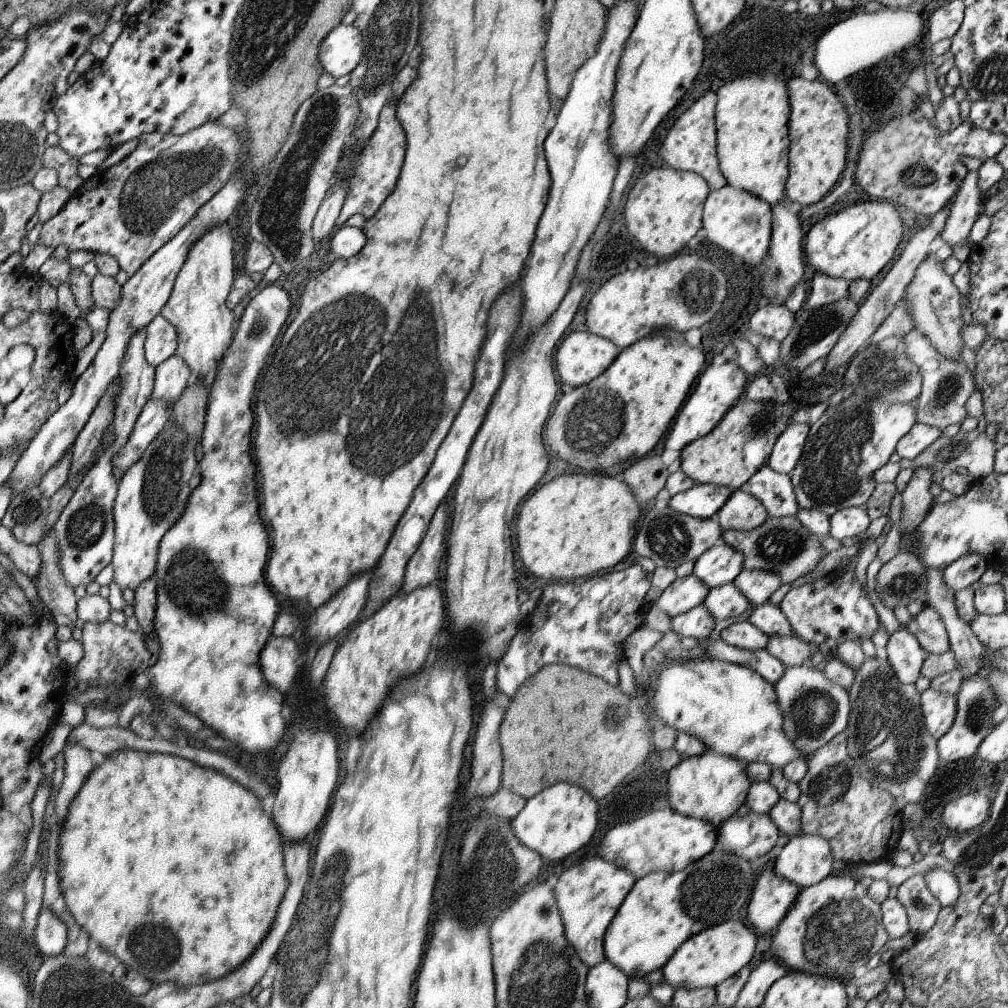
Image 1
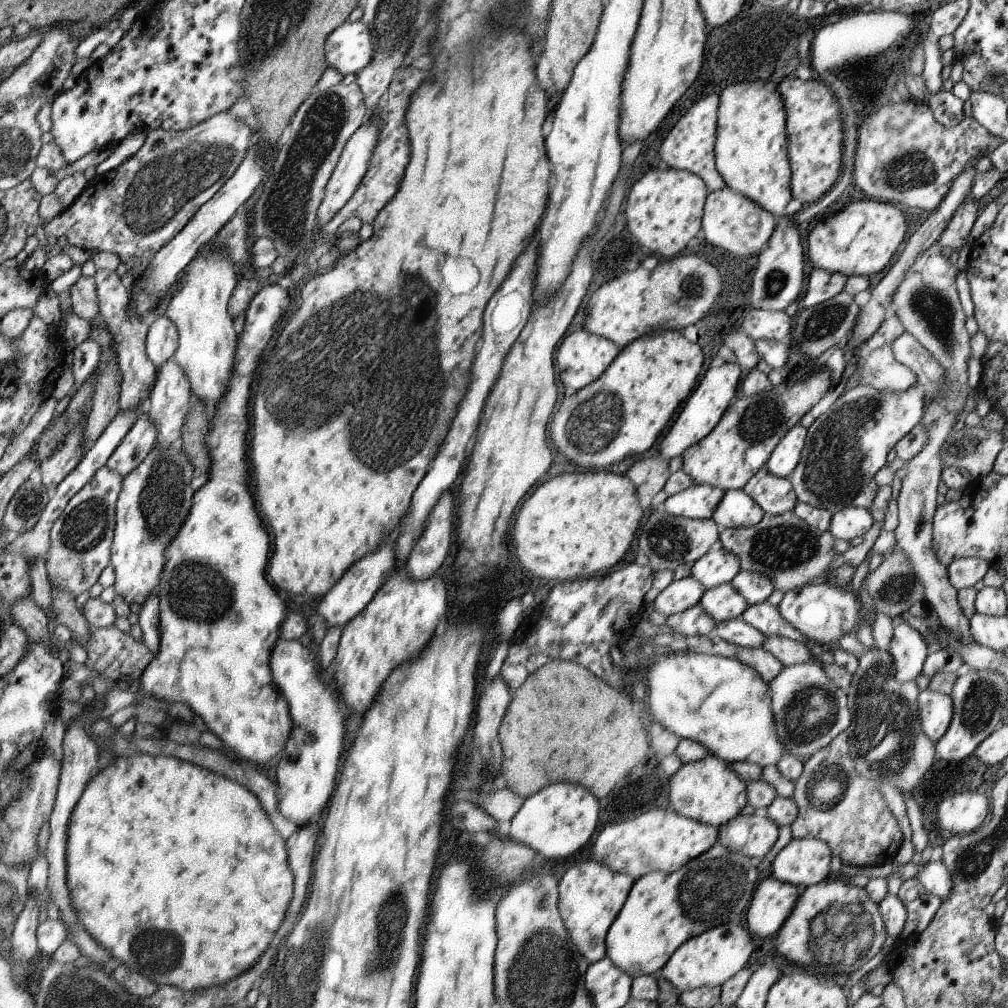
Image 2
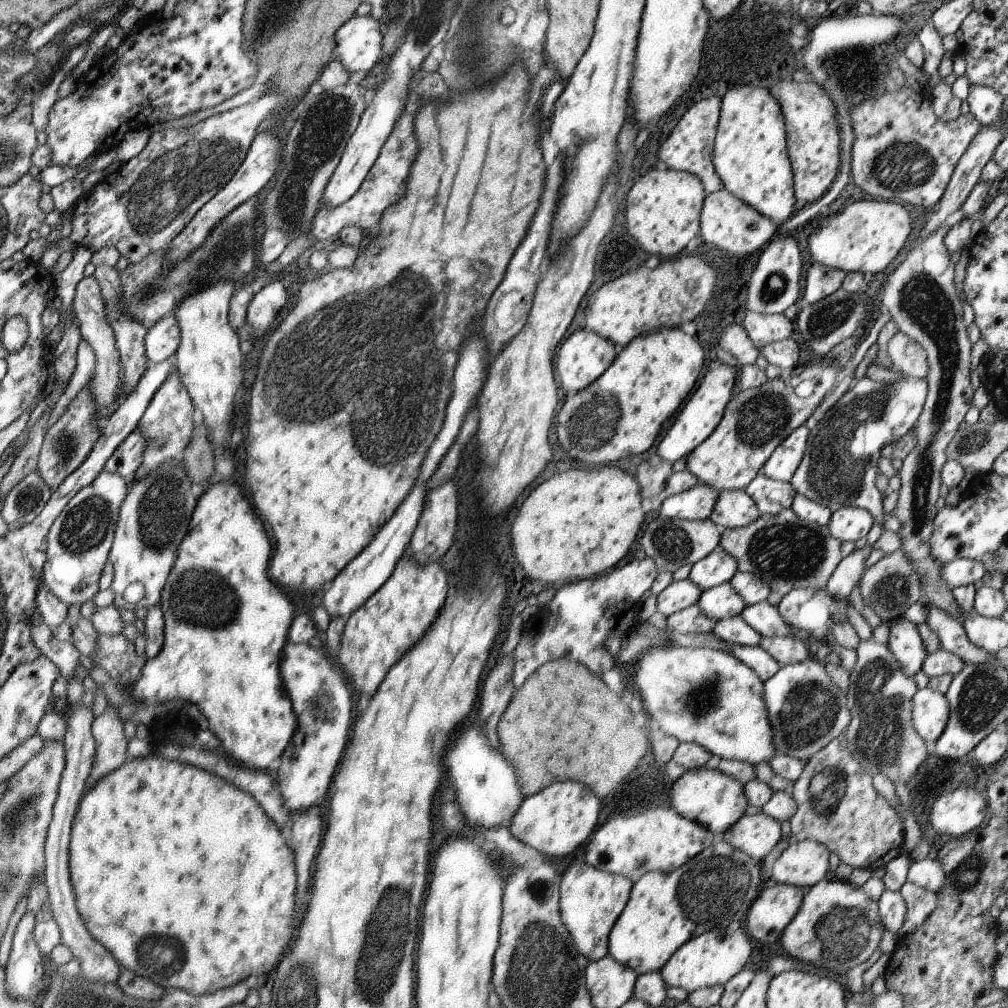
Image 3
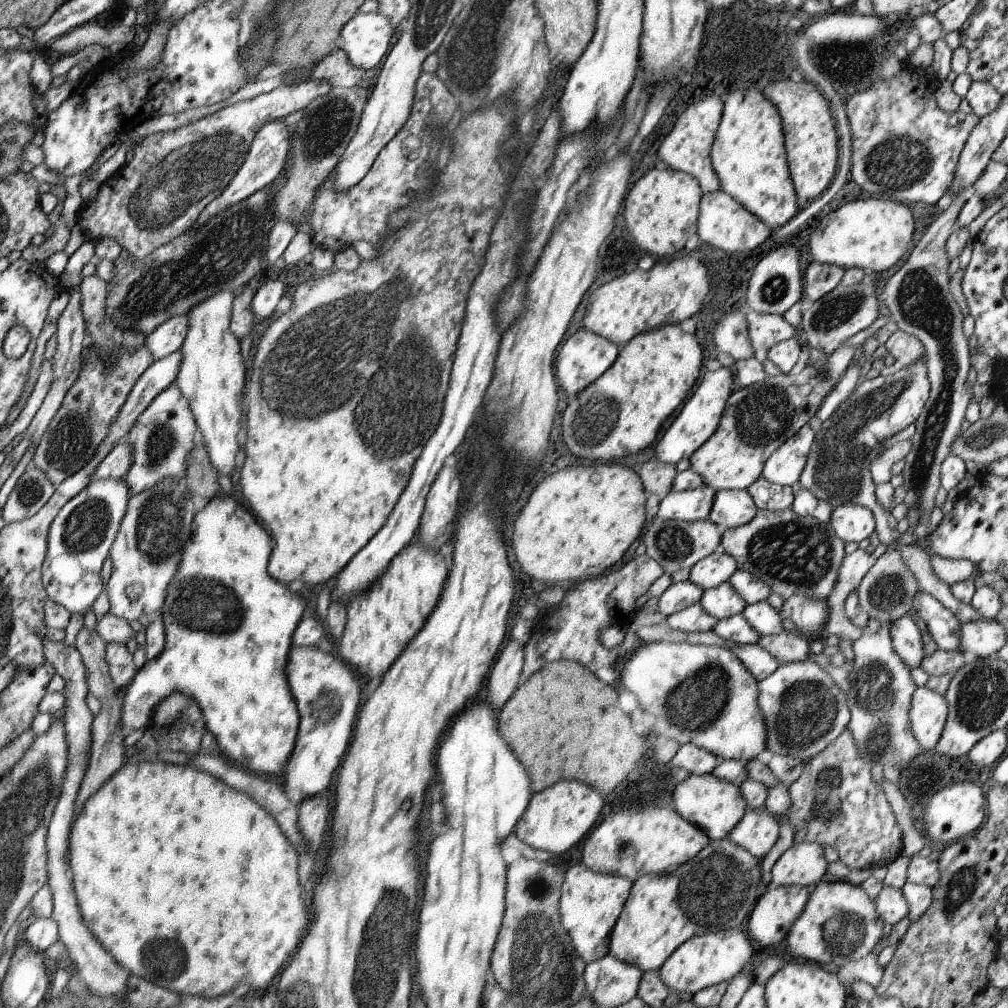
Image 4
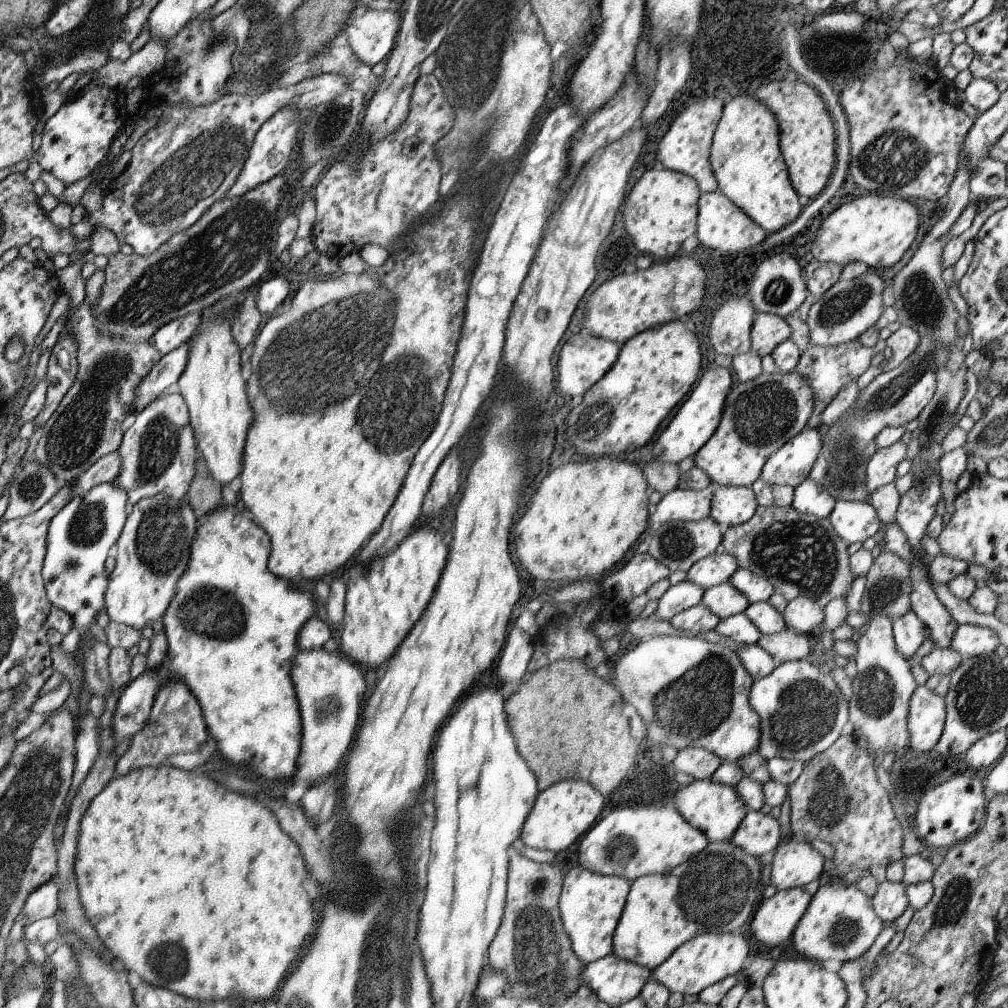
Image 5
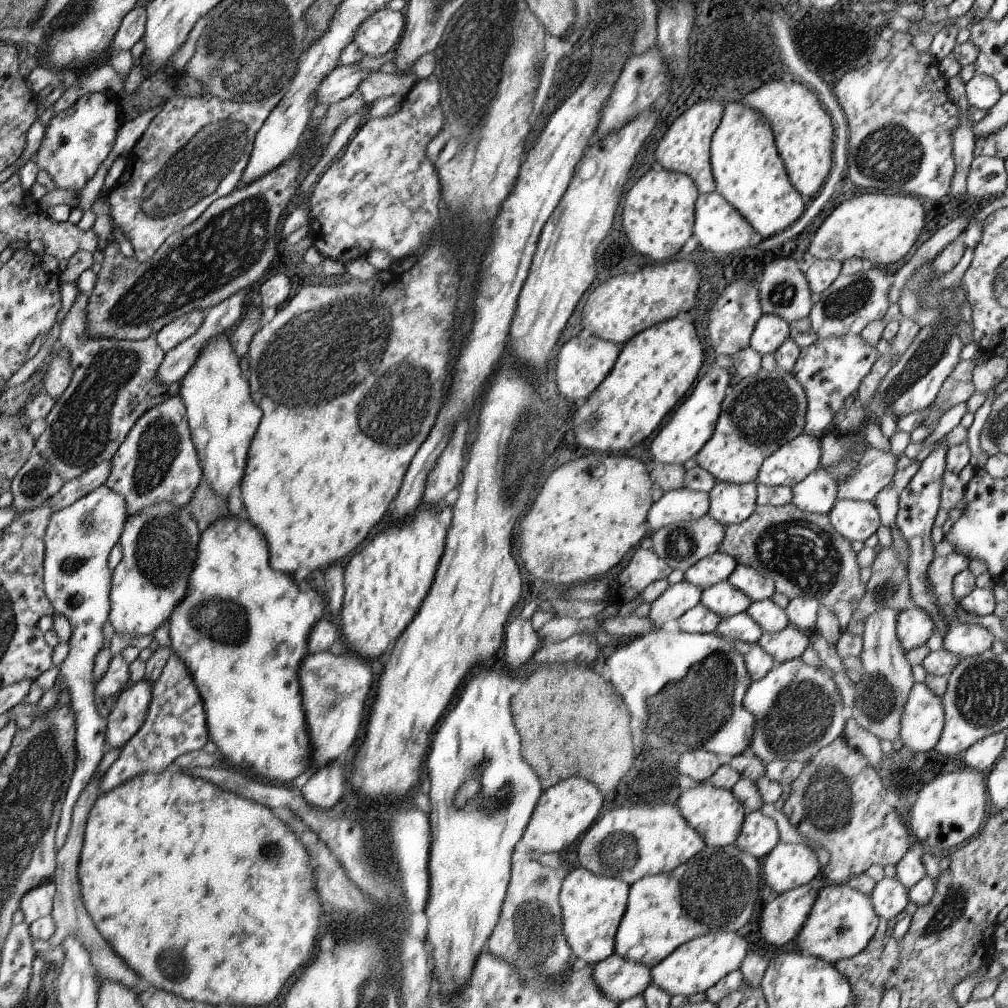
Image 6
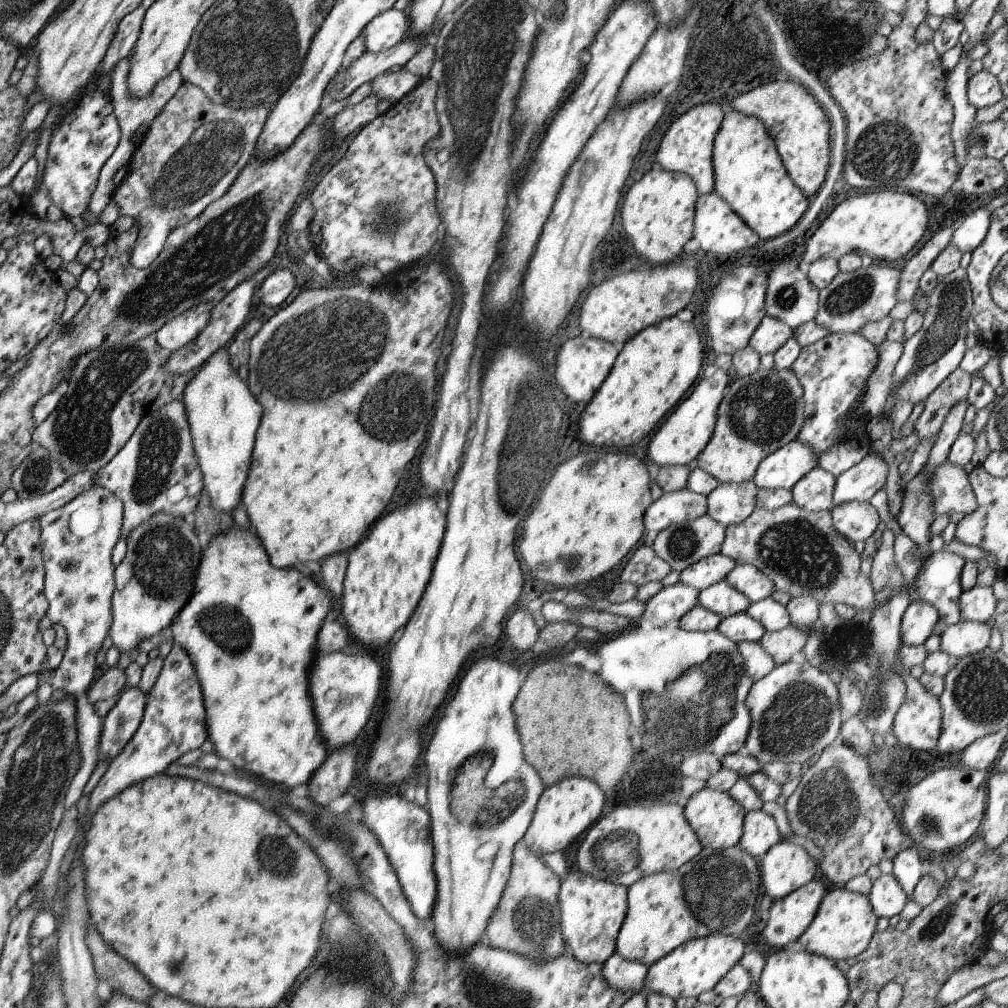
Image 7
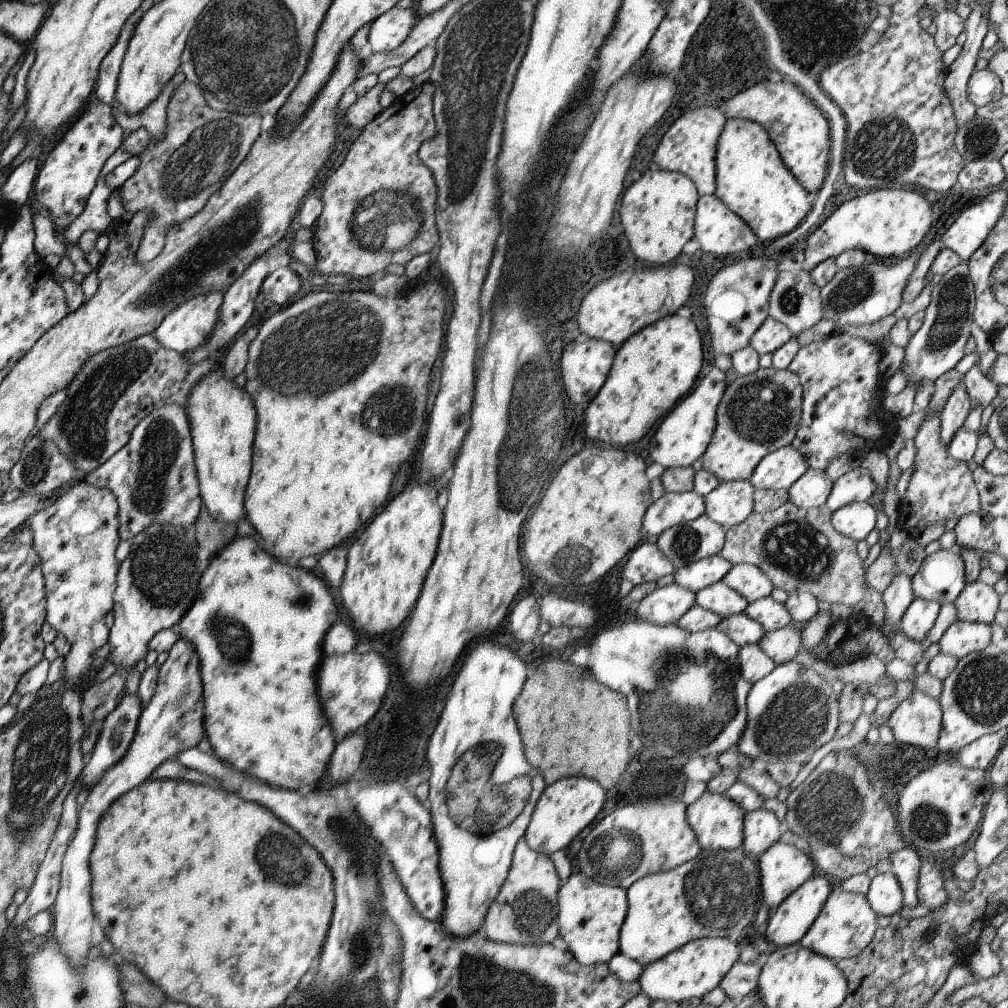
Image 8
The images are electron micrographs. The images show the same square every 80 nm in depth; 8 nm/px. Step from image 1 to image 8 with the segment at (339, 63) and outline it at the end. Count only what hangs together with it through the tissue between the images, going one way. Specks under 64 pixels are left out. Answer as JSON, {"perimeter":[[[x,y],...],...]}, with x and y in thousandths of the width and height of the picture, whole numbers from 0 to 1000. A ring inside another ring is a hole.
{"perimeter":[[[411,6],[406,9],[391,7],[384,10],[366,24],[364,49],[371,53],[395,49],[404,40],[415,20],[416,16]]]}

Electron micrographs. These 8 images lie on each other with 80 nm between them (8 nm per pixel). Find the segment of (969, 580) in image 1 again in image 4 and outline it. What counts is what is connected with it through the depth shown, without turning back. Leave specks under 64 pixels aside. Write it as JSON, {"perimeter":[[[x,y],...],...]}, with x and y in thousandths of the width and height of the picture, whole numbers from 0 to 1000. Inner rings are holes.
{"perimeter":[[[923,550],[923,556],[929,571],[940,581],[974,571],[974,566],[962,555],[938,555]]]}

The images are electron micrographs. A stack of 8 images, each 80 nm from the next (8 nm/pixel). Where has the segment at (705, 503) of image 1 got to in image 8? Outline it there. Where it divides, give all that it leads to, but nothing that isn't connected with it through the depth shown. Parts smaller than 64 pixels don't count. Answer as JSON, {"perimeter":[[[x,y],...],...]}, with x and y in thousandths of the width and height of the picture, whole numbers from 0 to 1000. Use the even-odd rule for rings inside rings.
{"perimeter":[[[691,488],[659,489],[639,509],[639,531],[654,532],[660,526],[684,519],[699,509],[699,493]]]}

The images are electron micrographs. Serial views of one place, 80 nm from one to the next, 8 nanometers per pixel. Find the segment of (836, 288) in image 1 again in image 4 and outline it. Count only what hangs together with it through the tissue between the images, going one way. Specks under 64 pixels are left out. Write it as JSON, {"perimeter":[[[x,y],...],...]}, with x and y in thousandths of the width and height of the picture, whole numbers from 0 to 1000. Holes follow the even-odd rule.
{"perimeter":[[[807,259],[798,270],[798,295],[810,300],[834,282],[838,267]]]}

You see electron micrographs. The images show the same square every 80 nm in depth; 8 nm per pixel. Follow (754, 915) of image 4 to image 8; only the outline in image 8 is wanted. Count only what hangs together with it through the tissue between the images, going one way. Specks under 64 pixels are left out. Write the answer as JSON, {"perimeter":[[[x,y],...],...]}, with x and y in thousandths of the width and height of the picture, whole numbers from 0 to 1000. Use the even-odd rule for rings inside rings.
{"perimeter":[[[820,869],[806,870],[797,878],[794,878],[794,881],[783,887],[782,891],[779,891],[768,903],[764,904],[760,919],[761,932],[771,939],[781,939],[792,936],[812,911],[819,892],[823,889],[827,880],[827,877]]]}

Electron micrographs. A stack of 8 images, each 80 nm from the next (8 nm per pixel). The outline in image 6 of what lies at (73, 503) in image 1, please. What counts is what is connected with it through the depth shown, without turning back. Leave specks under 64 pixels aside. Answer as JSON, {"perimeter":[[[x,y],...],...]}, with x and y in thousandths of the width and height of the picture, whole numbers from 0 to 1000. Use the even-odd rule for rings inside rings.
{"perimeter":[[[102,481],[75,496],[70,502],[57,505],[52,510],[50,521],[46,522],[43,551],[44,588],[54,603],[53,609],[65,611],[71,623],[67,635],[69,645],[62,658],[53,684],[59,687],[60,679],[65,681],[74,705],[74,715],[77,717],[74,720],[77,755],[65,794],[63,796],[62,813],[55,827],[55,838],[58,841],[66,834],[73,799],[92,773],[106,744],[106,714],[99,712],[93,700],[93,653],[101,645],[101,621],[107,615],[107,605],[110,605],[112,566],[109,551],[122,532],[126,514],[125,492]]]}

